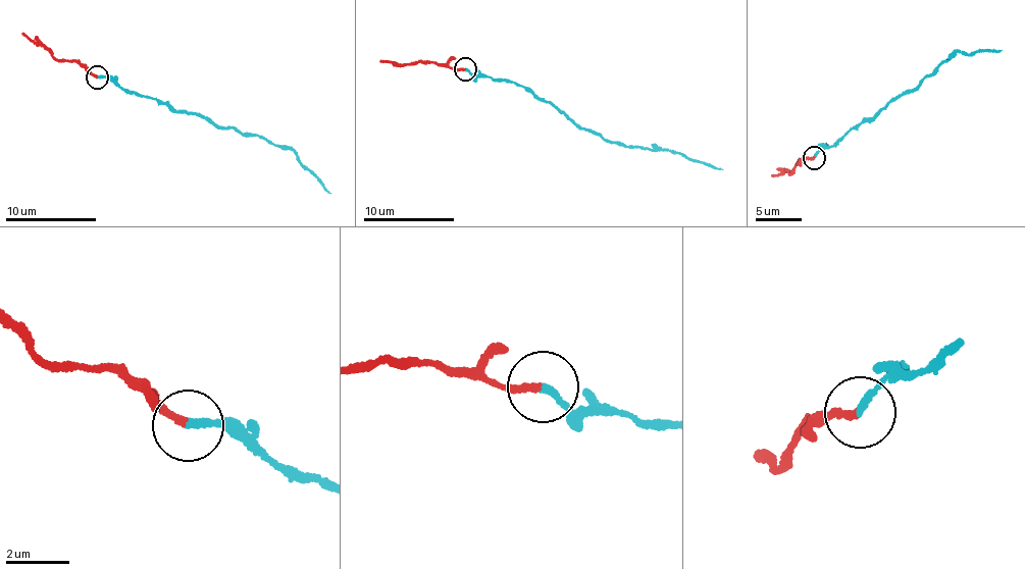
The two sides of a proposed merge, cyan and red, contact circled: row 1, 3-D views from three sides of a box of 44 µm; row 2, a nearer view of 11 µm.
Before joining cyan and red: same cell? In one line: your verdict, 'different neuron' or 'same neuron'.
same neuron

